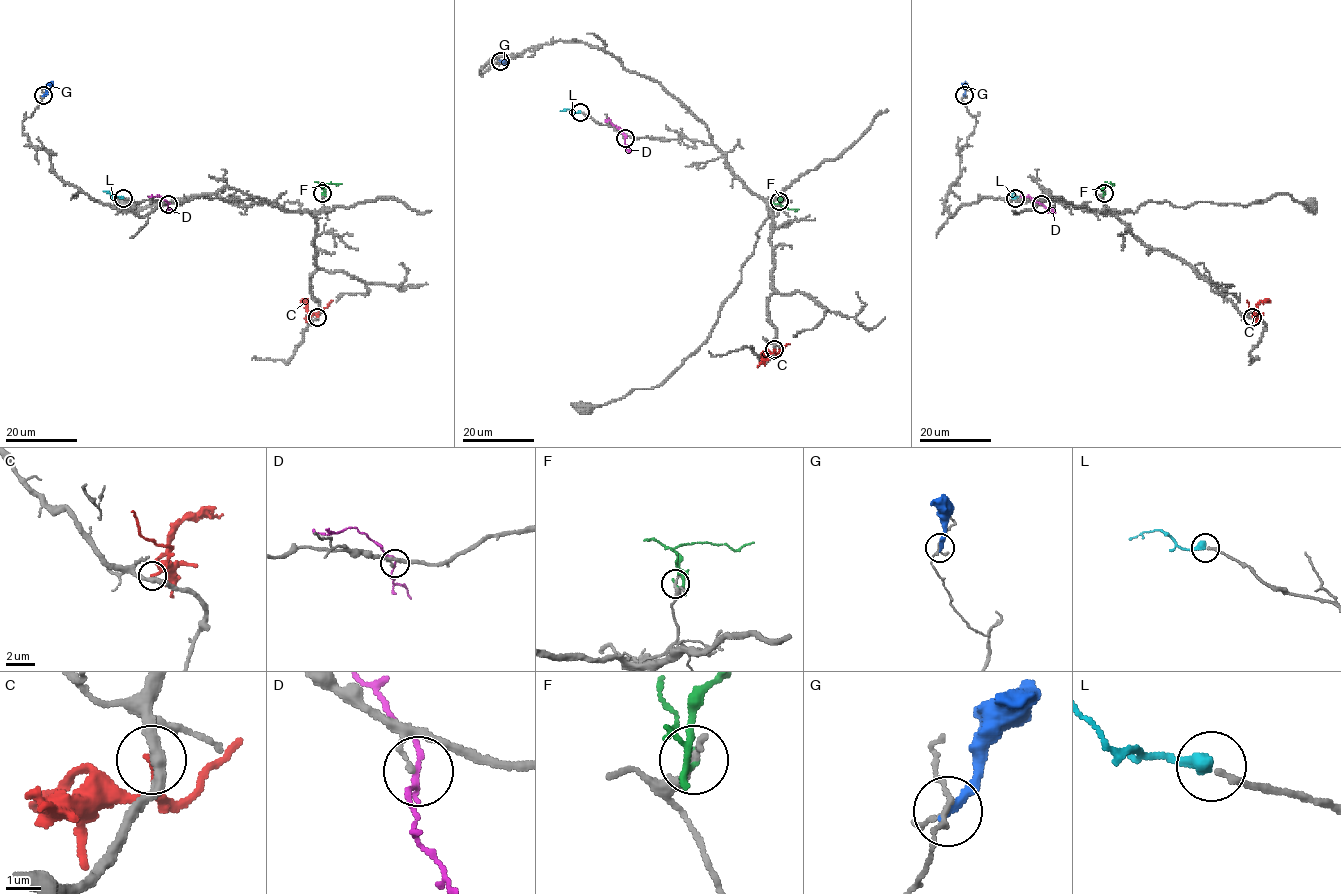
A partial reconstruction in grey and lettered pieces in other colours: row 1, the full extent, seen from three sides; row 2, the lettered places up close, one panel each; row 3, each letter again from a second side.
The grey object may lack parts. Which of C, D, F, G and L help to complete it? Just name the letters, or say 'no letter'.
L

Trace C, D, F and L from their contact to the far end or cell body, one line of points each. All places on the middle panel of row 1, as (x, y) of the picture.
C: (774, 349), (773, 352), (764, 352), (757, 367)
D: (625, 139), (615, 125), (609, 120), (604, 121)
F: (779, 201), (791, 210), (799, 210)
L: (580, 113), (568, 108), (560, 110)

